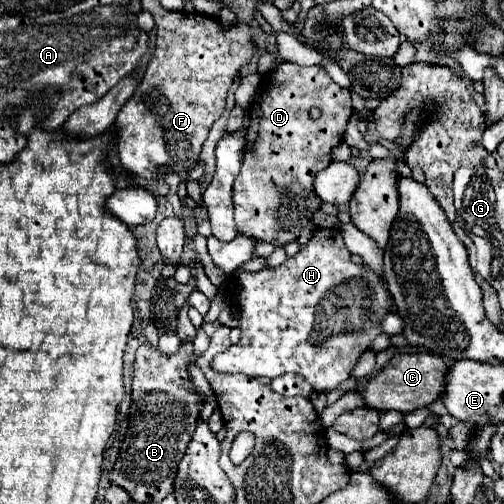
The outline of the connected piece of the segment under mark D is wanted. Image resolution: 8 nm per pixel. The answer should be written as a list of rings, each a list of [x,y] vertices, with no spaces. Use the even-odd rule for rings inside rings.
[[[281,63],[277,69],[273,69],[273,73],[263,77],[255,93],[255,99],[249,107],[249,113],[251,113],[251,125],[247,129],[243,165],[241,173],[233,183],[237,231],[257,241],[269,241],[279,247],[285,247],[287,243],[295,241],[301,235],[303,227],[311,221],[311,213],[319,209],[321,199],[313,191],[313,177],[317,171],[329,165],[331,149],[343,141],[347,121],[353,113],[351,95],[317,65],[301,67],[293,63]],[[311,107],[321,109],[321,117],[317,121],[309,119]]]

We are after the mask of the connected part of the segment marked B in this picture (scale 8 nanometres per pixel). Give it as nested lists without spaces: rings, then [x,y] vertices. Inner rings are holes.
[[[183,343],[175,355],[161,355],[155,347],[141,345],[133,363],[133,403],[131,403],[131,415],[129,415],[129,429],[123,439],[119,457],[115,461],[115,467],[111,471],[111,483],[123,487],[133,501],[137,503],[159,503],[165,495],[173,491],[173,479],[177,473],[177,465],[191,441],[191,435],[195,431],[195,423],[199,419],[199,411],[203,407],[203,399],[199,393],[195,393],[189,375],[187,375],[187,363],[195,361],[193,345]]]

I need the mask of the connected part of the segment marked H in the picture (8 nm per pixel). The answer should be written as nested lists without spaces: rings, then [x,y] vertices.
[[[315,229],[309,243],[279,267],[267,267],[255,273],[241,271],[231,275],[227,287],[229,307],[239,319],[239,341],[215,357],[213,367],[221,373],[247,373],[253,377],[279,377],[295,373],[307,379],[313,391],[329,393],[339,389],[351,377],[361,353],[381,335],[381,321],[391,311],[393,299],[385,281],[367,265],[355,265],[347,251],[341,231]]]

